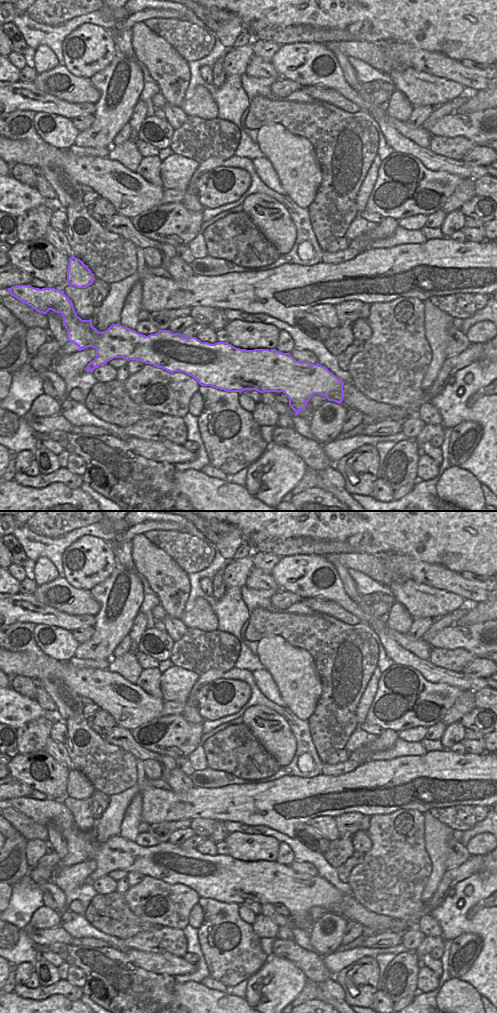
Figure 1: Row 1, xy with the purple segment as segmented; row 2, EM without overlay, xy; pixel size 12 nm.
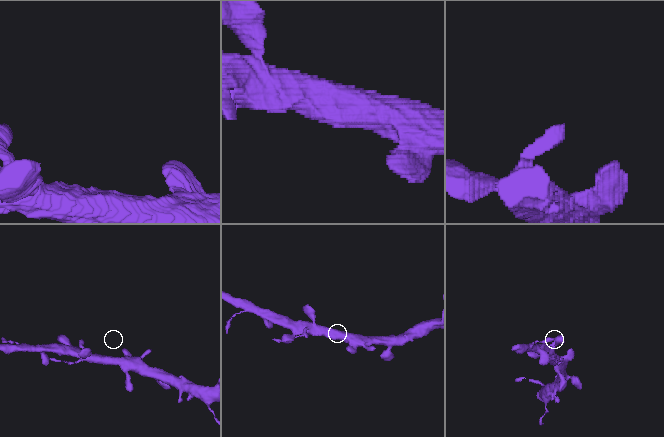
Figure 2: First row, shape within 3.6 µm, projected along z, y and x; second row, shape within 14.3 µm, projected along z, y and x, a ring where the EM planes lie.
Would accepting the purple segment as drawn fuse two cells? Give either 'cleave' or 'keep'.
cleave

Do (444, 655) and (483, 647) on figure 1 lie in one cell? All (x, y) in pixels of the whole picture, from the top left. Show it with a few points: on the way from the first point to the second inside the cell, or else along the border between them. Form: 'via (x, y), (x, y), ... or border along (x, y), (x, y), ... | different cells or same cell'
border along (443, 648), (464, 648), (477, 657) | different cells

